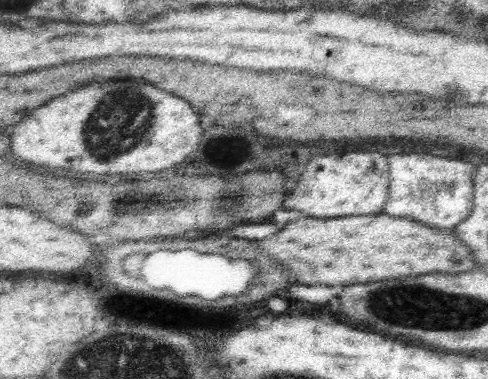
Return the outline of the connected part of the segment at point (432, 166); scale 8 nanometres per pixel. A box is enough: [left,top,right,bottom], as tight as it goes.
[384,154,472,230]

